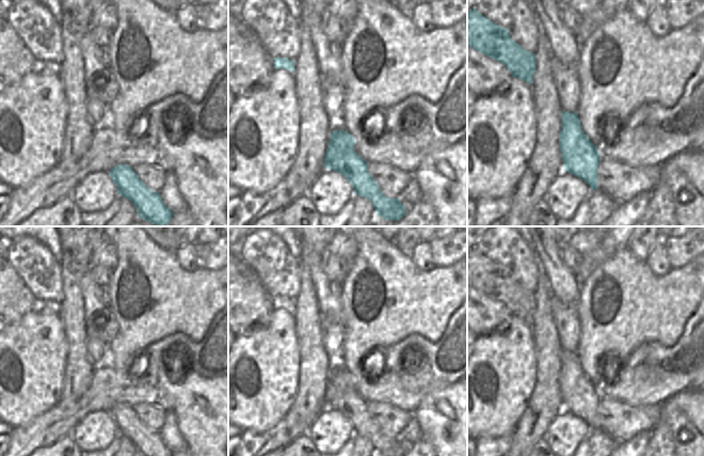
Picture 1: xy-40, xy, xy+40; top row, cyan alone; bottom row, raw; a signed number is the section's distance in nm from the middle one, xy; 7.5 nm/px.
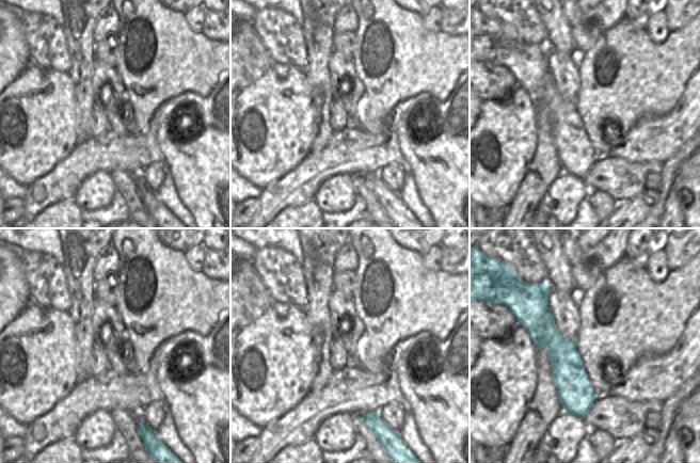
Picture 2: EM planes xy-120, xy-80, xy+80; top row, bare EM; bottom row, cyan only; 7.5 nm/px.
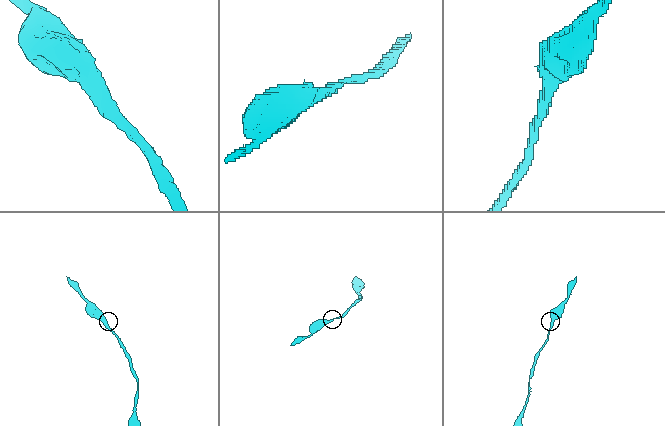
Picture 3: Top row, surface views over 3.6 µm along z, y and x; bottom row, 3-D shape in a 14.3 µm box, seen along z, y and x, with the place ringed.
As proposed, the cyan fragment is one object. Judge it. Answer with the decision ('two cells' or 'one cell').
one cell

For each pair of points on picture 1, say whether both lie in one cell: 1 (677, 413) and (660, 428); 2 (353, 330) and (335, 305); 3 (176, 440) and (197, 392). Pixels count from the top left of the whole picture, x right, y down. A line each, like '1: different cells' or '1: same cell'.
1: different cells
2: different cells
3: different cells

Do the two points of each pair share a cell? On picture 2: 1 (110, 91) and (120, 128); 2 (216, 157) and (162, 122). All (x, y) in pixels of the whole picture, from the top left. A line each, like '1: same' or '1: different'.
1: same
2: same

